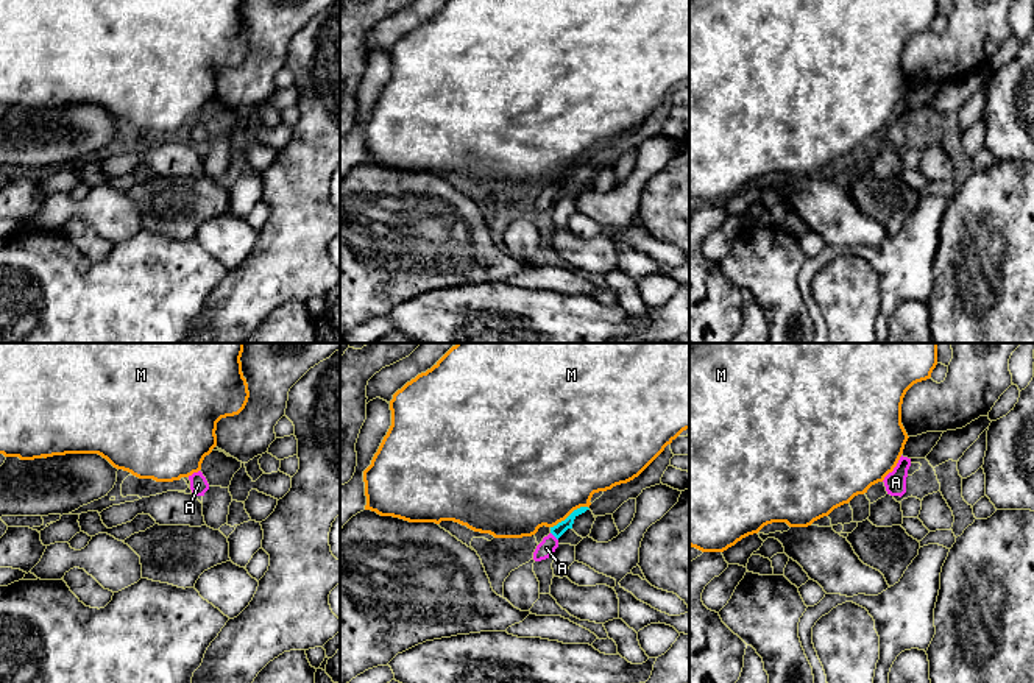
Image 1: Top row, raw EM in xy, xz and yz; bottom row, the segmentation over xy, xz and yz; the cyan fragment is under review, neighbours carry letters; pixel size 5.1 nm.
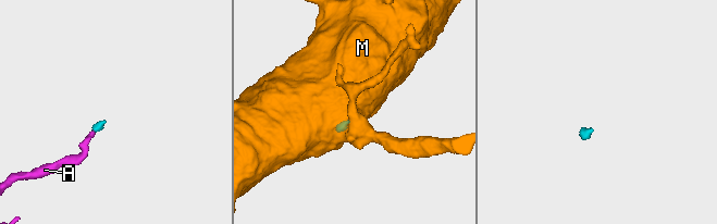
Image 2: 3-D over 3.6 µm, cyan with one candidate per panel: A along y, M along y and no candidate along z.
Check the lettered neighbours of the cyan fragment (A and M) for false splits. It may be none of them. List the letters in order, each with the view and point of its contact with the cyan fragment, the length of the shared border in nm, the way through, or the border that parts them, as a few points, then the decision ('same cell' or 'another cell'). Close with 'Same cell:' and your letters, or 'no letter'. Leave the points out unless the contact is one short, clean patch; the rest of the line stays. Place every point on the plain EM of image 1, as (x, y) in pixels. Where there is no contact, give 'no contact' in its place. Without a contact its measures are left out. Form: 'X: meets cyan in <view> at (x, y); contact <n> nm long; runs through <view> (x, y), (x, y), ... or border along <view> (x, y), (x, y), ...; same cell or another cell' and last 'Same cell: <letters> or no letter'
A: meets cyan in xz at (554, 186); contact 60 nm long; runs through xz (557, 181), (554, 186), (546, 198); same cell
M: meets cyan in xz at (570, 166); contact 220 nm long; border along xz (587, 156), (574, 159), (551, 178); another cell
Same cell: A

